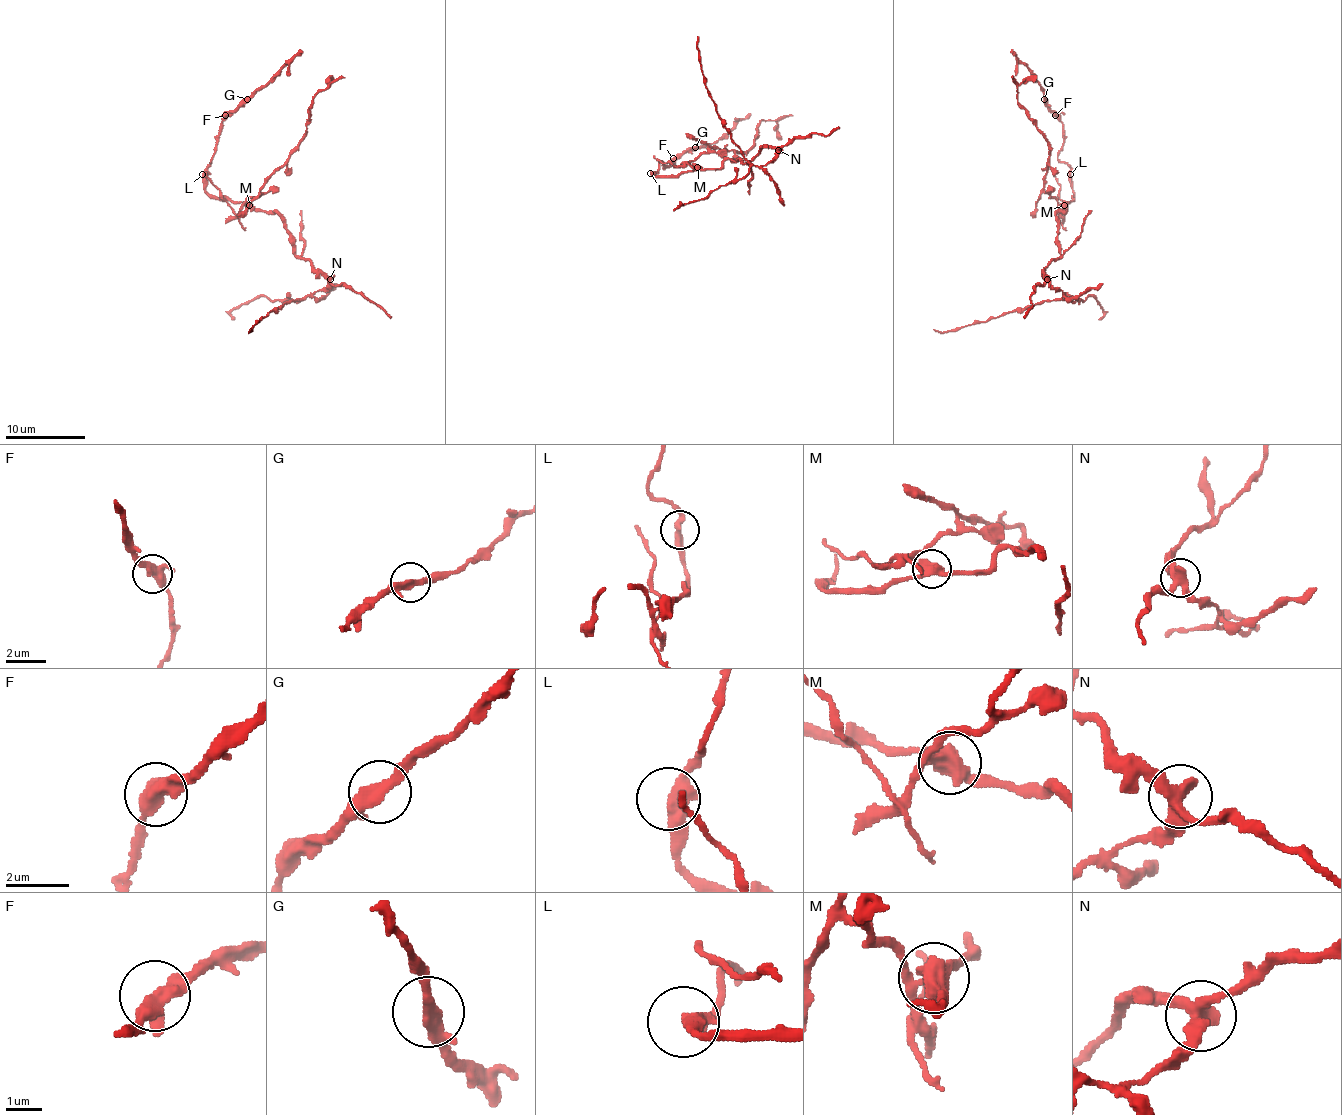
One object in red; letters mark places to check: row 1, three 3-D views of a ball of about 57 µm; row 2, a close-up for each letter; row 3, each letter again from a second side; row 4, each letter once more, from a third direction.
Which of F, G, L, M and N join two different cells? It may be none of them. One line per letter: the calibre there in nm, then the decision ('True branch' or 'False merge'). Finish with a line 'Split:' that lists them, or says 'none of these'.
F: Thickness 400 nm. True branch
G: Thickness 320 nm. True branch
L: Thickness 360 nm. True branch
M: Thickness 440 nm. False merge
N: Thickness 360 nm. False merge
Split: M, N

